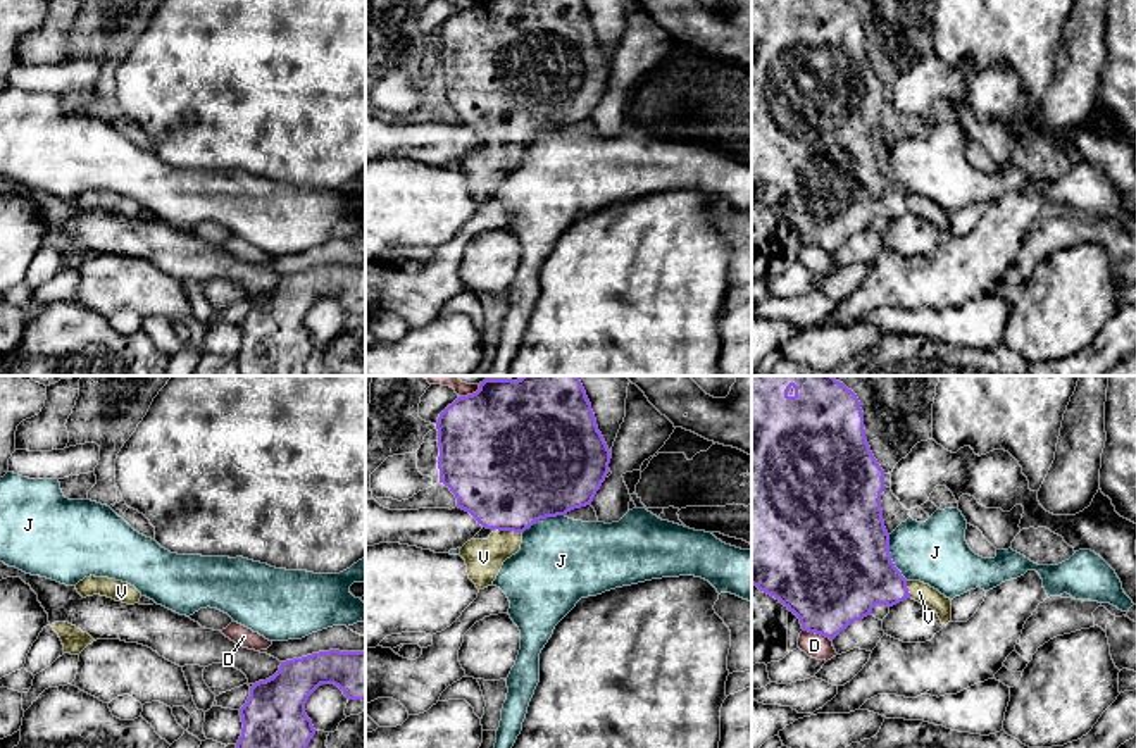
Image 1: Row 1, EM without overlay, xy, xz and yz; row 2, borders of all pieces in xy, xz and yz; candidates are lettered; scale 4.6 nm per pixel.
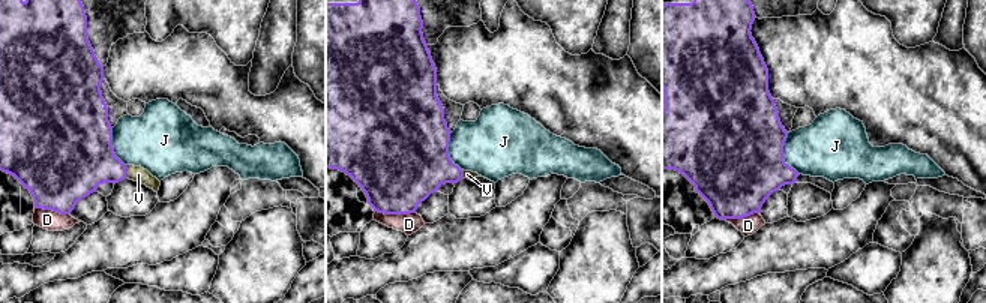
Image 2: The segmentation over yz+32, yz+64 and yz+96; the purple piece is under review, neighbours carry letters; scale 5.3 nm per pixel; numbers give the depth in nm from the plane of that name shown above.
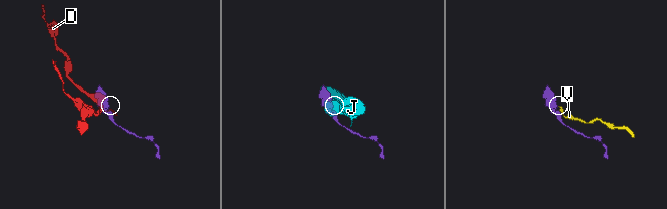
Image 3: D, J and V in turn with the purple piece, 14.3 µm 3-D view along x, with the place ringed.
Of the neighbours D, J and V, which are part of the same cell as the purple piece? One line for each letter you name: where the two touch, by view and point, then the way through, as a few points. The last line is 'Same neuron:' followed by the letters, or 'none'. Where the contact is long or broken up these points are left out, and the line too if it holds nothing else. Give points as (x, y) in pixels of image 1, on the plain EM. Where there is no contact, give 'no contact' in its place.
V: contact xz (511, 143)
Same neuron: V

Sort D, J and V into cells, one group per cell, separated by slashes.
D / J / V

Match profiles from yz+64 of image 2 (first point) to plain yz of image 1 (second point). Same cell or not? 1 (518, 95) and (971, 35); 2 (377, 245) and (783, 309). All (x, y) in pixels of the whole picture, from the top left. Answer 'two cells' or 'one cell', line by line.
1: two cells
2: two cells

